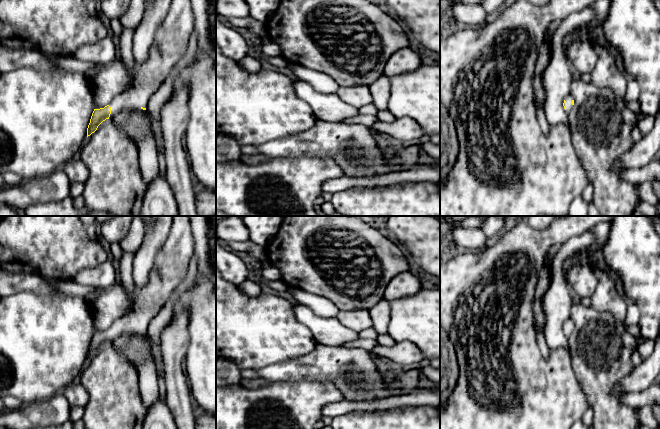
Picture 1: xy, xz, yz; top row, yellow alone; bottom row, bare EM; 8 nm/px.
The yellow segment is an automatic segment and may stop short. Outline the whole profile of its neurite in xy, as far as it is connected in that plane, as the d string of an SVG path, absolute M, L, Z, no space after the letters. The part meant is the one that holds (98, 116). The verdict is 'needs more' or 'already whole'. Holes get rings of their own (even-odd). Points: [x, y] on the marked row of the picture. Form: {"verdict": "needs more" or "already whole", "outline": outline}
{"verdict": "needs more", "outline": "M172 0L167 16L156 31L148 60L136 62L136 79L131 89L116 96L104 108L94 109L87 128L87 137L122 108L132 106L146 110L150 96L186 53L193 29L191 0Z"}

